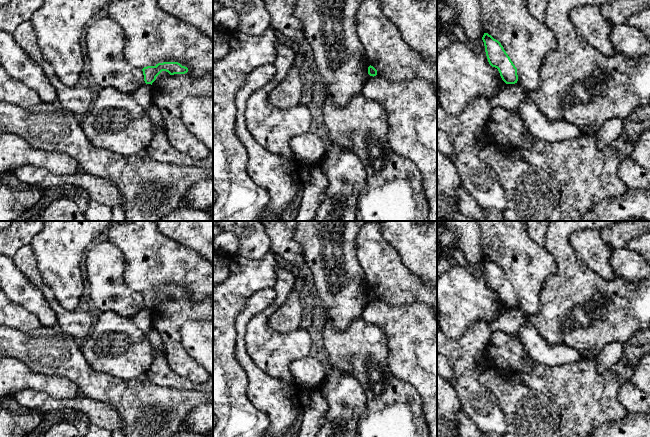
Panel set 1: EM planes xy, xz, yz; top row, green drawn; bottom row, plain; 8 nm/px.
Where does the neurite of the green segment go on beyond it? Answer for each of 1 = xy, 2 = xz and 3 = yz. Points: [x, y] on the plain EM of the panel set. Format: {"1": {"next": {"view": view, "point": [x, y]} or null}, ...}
{"1": {"next": null}, "2": {"next": null}, "3": {"next": null}}

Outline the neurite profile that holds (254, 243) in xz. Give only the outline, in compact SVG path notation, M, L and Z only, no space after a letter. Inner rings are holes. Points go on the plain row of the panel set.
M213 221L214 226L237 236L237 254L242 257L260 260L270 251L270 238L260 221Z

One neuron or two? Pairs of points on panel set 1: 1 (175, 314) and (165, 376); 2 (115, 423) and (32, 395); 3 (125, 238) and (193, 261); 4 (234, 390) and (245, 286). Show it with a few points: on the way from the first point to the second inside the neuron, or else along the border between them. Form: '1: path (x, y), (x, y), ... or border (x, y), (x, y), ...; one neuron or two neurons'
1: border (162, 353), (167, 364), (176, 373), (185, 378); two neurons
2: path (94, 409), (82, 403), (53, 403); one neuron
3: path (142, 246), (155, 259), (176, 259); one neuron
4: path (223, 364), (223, 312); one neuron

